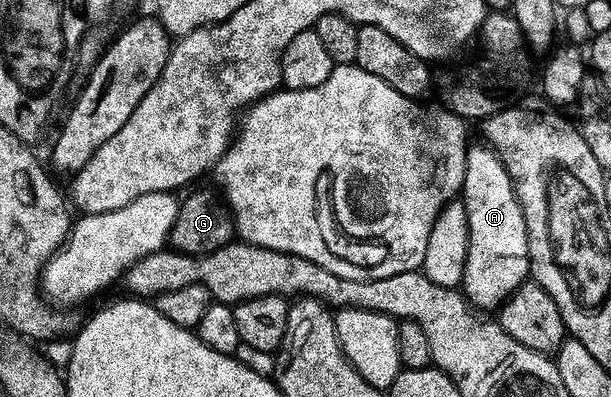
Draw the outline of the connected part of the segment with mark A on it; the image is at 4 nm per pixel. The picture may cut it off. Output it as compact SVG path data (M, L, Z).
M483 143L478 144L472 144L468 148L467 170L461 194L461 202L468 213L469 227L468 259L465 263L461 292L476 310L492 309L495 311L504 305L522 285L526 285L531 277L529 231L525 227L525 215L521 211L521 203L517 199L513 179L509 179L509 171L505 171L494 149Z

